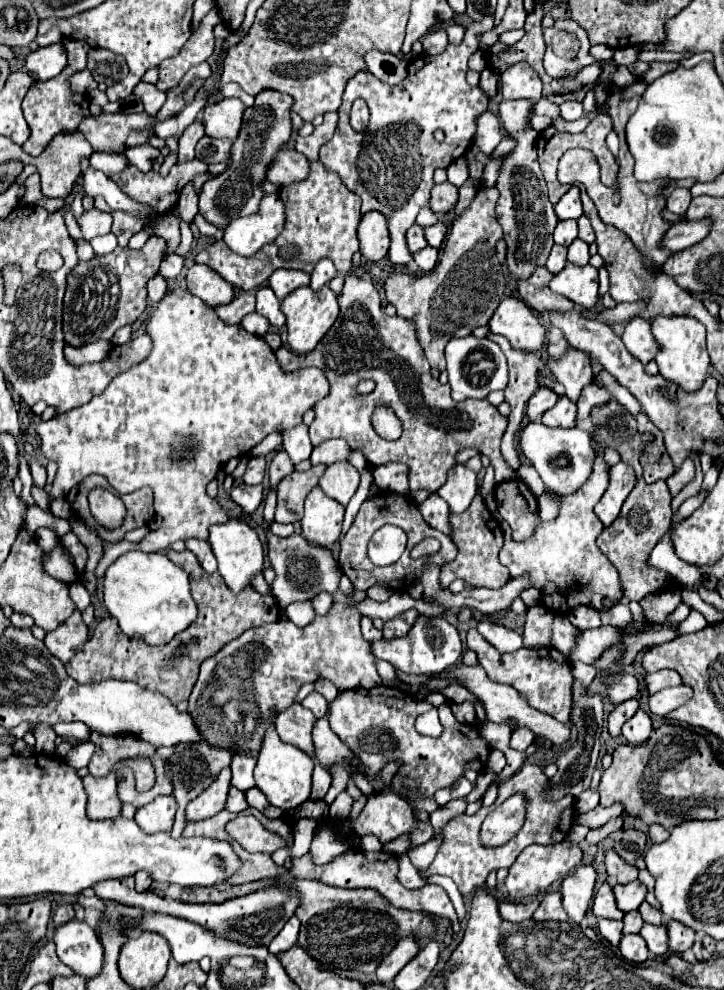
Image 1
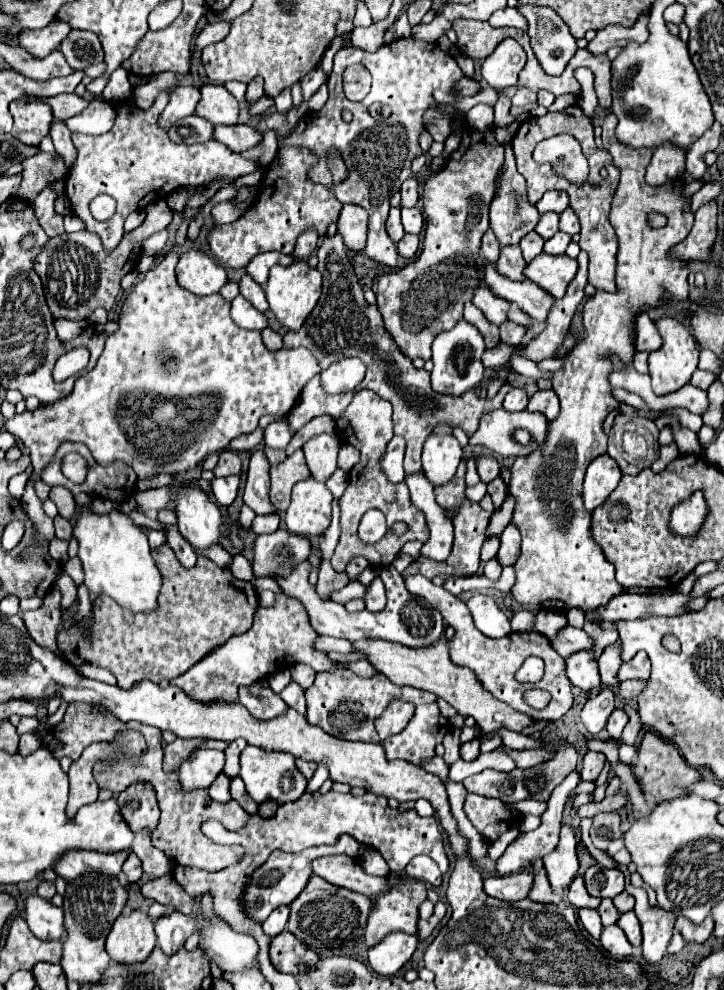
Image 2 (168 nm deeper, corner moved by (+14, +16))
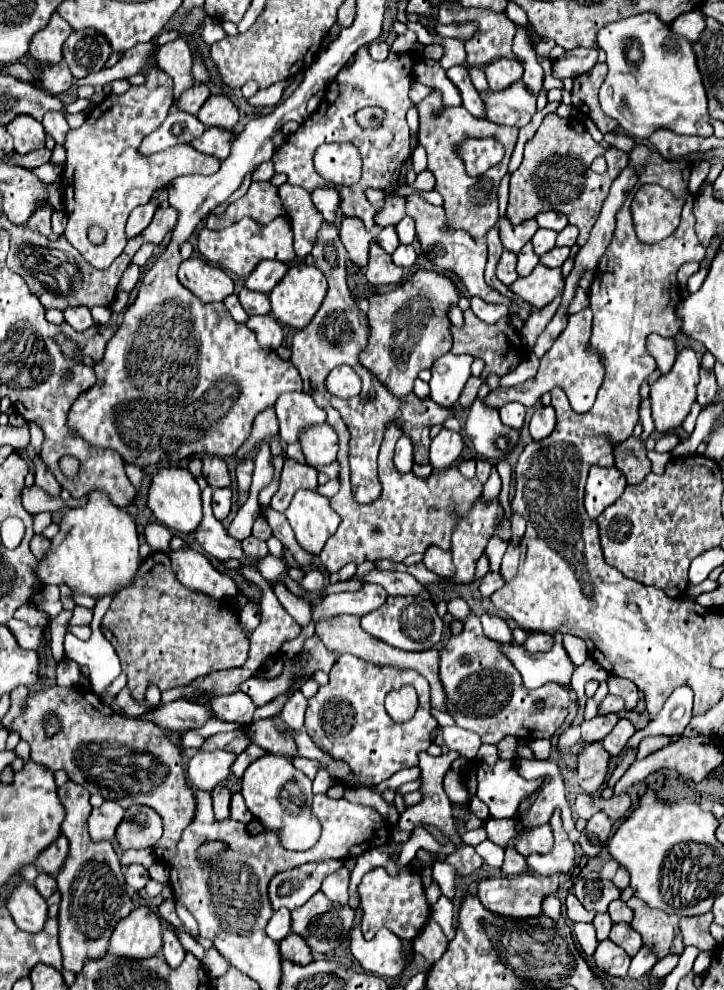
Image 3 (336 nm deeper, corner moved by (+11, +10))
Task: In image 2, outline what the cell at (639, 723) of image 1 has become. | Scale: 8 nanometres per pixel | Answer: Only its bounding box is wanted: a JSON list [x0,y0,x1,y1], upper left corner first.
[607,710,629,738]

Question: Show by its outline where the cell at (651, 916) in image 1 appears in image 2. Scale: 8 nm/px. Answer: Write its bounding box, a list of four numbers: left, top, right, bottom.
[613,892,635,912]

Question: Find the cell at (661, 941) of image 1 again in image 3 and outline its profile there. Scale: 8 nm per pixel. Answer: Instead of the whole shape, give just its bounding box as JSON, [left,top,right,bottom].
[608,924,642,958]

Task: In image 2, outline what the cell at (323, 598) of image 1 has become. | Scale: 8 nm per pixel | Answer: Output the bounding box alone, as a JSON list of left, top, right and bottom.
[251,578,283,594]

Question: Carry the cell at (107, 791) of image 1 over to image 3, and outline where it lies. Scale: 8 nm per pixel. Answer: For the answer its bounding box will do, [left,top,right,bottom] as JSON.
[58,782,132,972]

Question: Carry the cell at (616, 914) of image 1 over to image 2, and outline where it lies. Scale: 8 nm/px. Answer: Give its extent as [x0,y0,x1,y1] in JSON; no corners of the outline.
[569,876,601,910]

